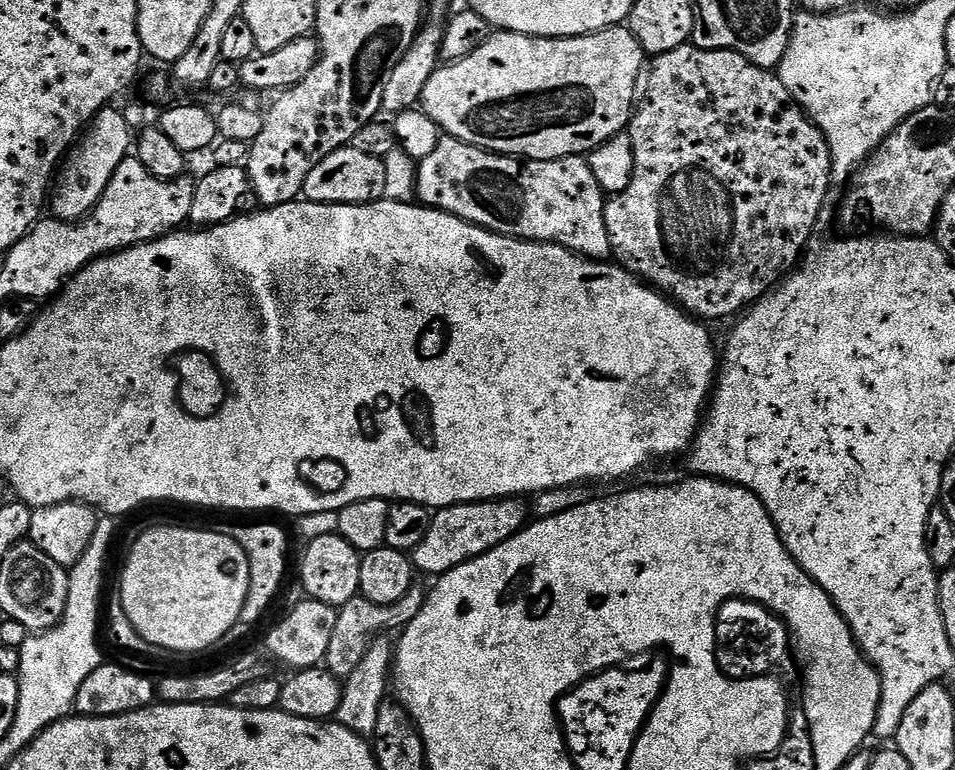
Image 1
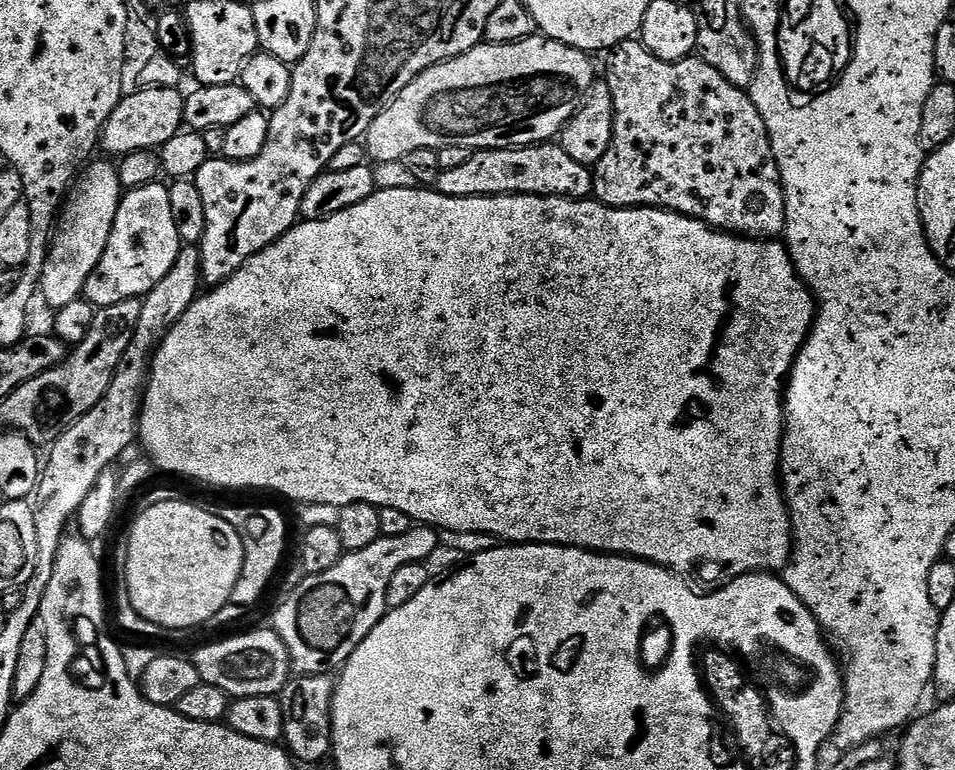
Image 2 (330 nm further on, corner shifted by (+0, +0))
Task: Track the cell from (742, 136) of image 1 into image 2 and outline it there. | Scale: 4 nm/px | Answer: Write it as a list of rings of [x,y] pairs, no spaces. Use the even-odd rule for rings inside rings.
[[[636,38],[617,44],[608,58],[606,79],[614,102],[614,134],[610,150],[592,168],[595,199],[609,208],[665,208],[750,240],[779,237],[784,230],[784,191],[768,131],[751,95],[726,82],[705,60],[659,60]]]

